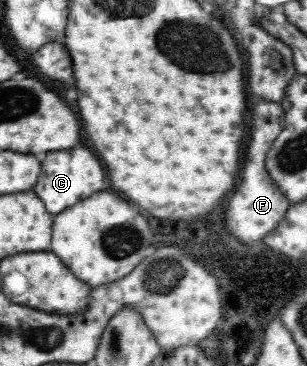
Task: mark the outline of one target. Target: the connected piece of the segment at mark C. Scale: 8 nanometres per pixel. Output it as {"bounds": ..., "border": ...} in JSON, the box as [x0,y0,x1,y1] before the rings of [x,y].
{"bounds":[35,147,111,213],"border":[[[75,147],[71,151],[51,151],[43,161],[43,171],[39,177],[39,183],[35,185],[35,191],[39,191],[39,197],[45,201],[47,211],[61,213],[67,207],[77,205],[81,199],[91,197],[95,191],[109,189],[111,181],[107,177],[107,171],[103,163],[83,147]]]}

